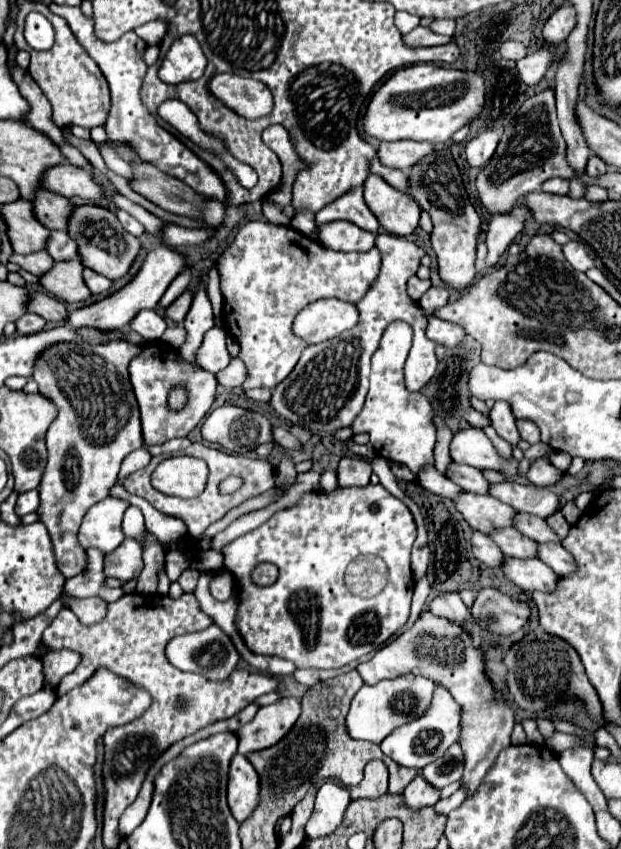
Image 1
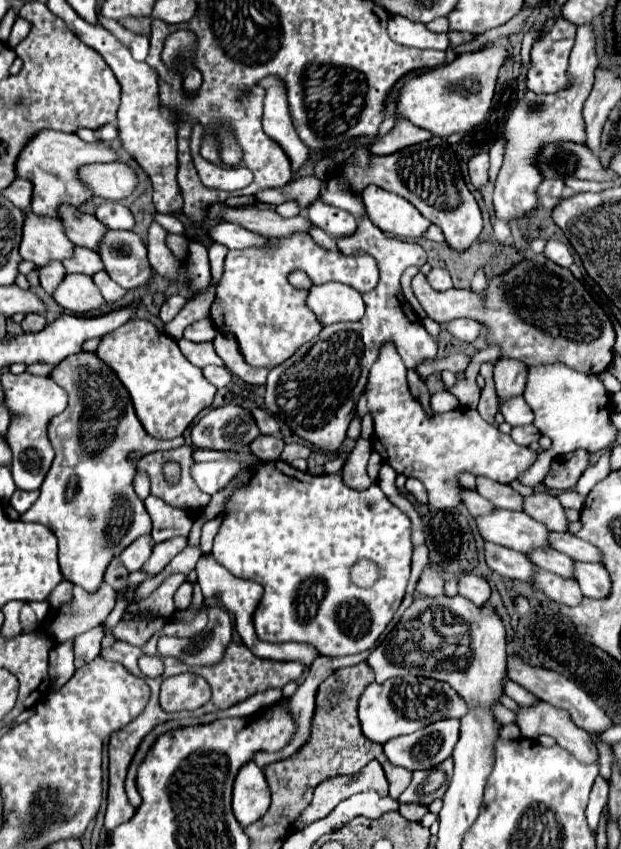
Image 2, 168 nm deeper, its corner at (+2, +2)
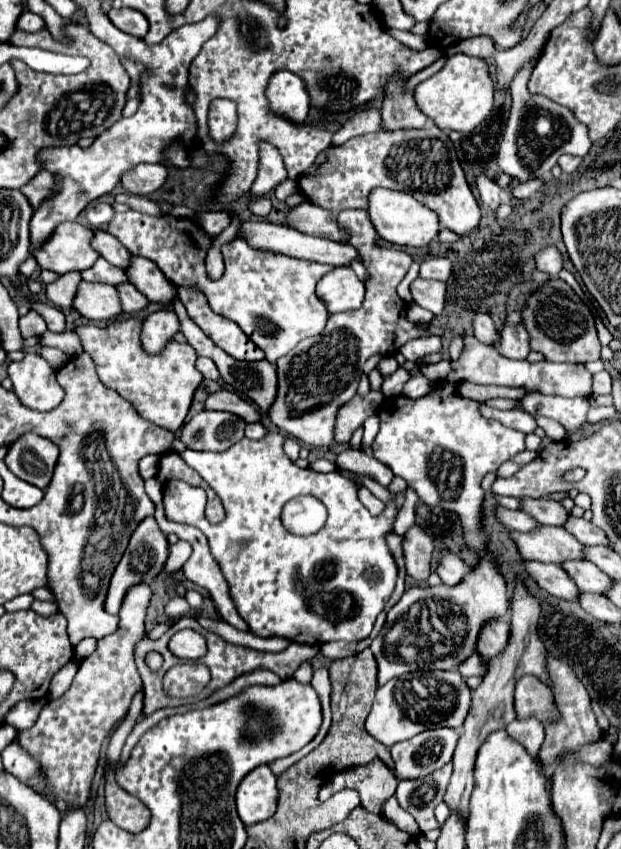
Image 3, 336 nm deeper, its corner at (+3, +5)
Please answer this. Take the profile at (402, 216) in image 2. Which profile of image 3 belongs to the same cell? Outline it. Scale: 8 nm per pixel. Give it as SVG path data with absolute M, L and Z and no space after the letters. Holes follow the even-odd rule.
M386 188L372 190L368 196L368 216L376 232L384 240L392 244L400 244L400 246L426 246L440 232L438 216L430 208L418 204L418 200L414 200L412 196L398 190L386 190Z

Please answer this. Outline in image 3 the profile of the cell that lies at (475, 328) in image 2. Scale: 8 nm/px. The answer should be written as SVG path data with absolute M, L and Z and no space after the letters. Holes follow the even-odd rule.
M476 314L472 320L472 332L482 344L494 344L498 340L496 326L488 314Z

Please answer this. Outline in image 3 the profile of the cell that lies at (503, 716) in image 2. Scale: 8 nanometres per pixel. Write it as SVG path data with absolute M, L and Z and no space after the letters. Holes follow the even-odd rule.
M434 670L424 672L424 676L414 674L406 678L394 678L376 690L374 706L366 718L366 730L372 738L390 748L396 742L408 740L430 728L460 728L470 710L470 698L472 690L458 670Z

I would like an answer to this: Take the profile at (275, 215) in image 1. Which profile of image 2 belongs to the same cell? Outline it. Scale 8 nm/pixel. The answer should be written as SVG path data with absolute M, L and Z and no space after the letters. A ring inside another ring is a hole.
M289 201L283 204L280 204L276 207L277 213L282 217L290 218L296 216L300 213L299 204L295 201Z

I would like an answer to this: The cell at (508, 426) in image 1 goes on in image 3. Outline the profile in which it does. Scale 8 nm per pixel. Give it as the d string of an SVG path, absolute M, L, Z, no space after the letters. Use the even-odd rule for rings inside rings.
M522 324L516 326L506 326L502 330L502 342L498 346L498 352L504 358L512 358L512 360L526 360L530 348L528 348L528 332Z

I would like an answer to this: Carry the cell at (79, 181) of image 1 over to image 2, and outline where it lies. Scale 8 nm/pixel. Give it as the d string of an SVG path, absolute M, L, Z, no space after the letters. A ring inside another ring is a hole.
M119 161L107 165L87 165L79 177L83 177L85 185L91 185L95 197L109 201L121 201L137 187L137 173Z

